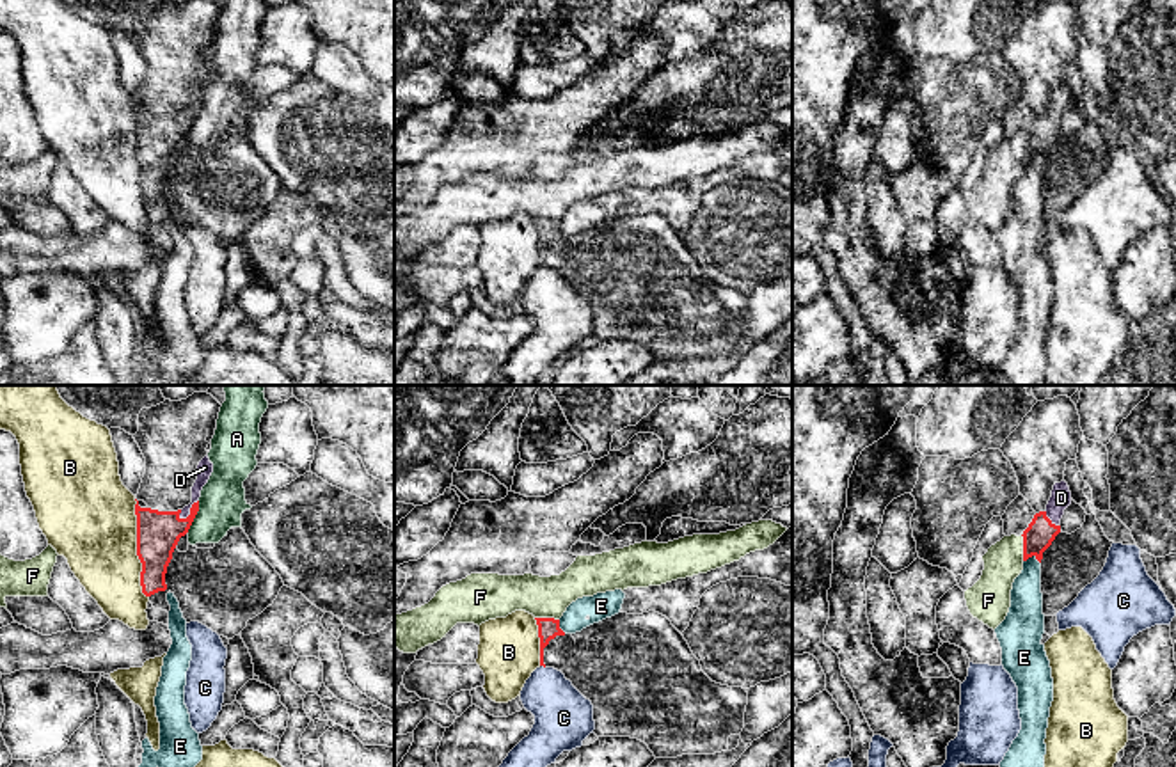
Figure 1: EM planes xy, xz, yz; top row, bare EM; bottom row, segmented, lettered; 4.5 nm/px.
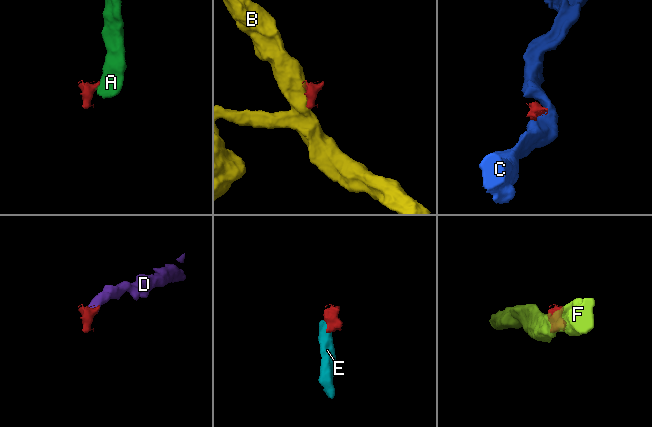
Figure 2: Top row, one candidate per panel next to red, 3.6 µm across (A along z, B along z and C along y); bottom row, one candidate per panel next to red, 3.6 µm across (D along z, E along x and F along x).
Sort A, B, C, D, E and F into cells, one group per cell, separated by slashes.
A E / B / C / D / F

